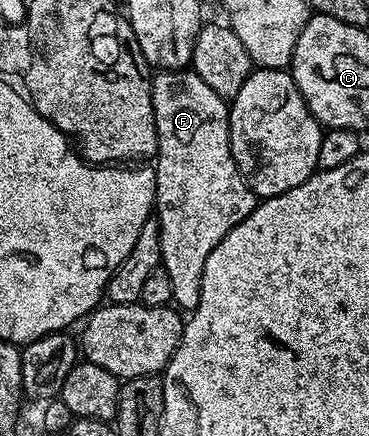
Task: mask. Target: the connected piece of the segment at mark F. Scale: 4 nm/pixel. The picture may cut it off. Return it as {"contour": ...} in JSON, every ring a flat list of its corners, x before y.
{"contour":[[193,69,160,70,151,80,151,100,155,114,155,132,159,138,154,160,157,193,155,211,161,229,161,257,165,273,173,284,171,303,180,312,190,313,201,301,201,277,209,253,228,233,257,206,257,196,251,192,237,169,231,152,231,117,228,100,222,99]]}

